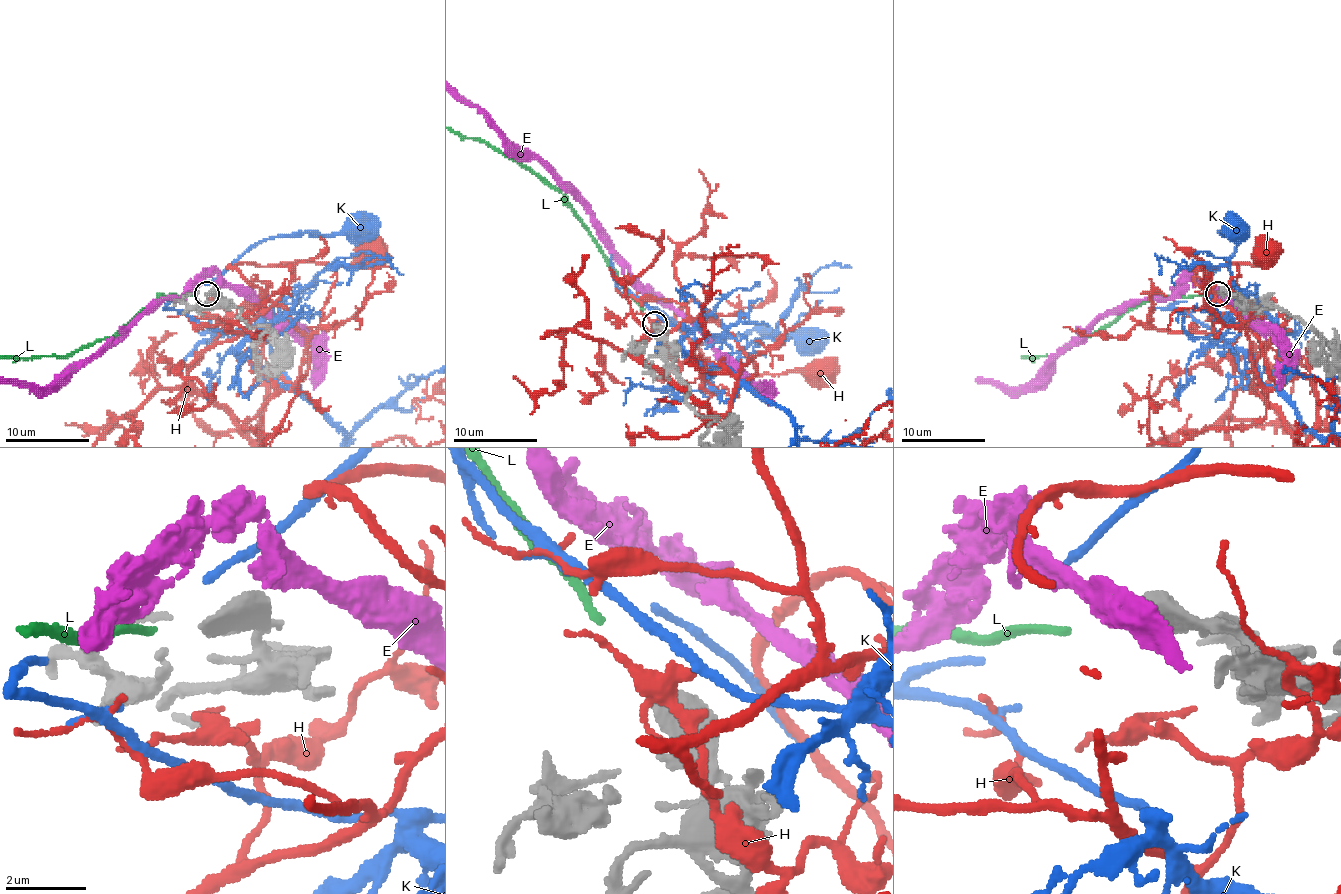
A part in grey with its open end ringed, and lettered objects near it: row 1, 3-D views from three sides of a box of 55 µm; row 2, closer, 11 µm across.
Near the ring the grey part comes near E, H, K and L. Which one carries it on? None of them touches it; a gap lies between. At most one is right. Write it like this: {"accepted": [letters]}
{"accepted": ["L"]}

